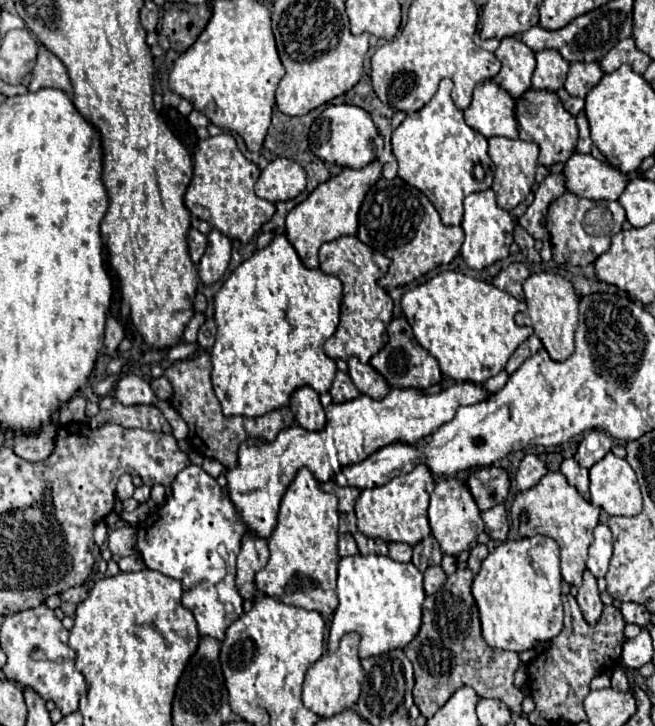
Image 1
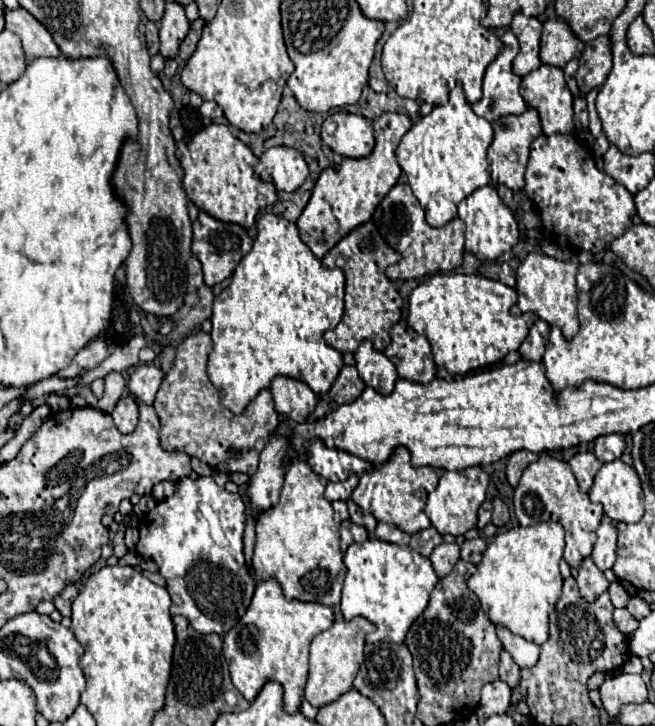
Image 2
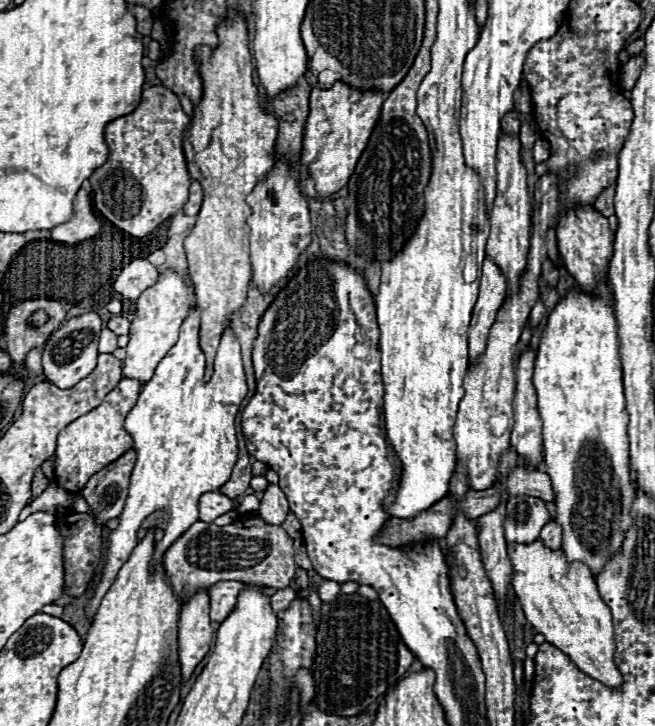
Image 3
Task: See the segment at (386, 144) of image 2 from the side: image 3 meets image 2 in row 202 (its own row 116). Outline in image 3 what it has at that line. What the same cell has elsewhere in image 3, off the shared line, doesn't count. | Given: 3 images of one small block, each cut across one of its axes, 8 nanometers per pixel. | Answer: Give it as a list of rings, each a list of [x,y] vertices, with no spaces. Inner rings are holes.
[[[334,82],[332,88],[314,88],[310,94],[308,126],[304,128],[304,146],[300,152],[300,164],[316,182],[318,200],[330,198],[334,192],[346,186],[360,154],[364,152],[374,124],[380,118],[382,102],[388,94],[374,90],[354,90],[342,82]]]

